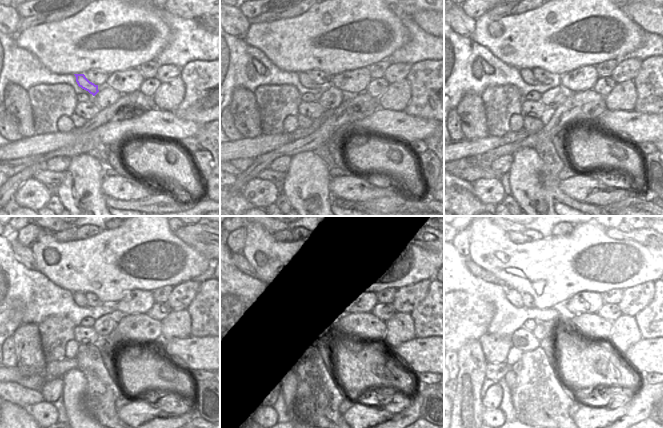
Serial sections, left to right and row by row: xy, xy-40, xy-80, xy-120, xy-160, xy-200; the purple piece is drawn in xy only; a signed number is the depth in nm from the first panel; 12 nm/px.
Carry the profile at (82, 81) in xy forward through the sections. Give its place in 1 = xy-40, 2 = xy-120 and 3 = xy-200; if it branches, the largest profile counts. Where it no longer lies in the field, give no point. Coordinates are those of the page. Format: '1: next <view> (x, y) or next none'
1: next xy-40 (306, 81)
2: next xy-120 (79, 298)
3: next xy-200 (515, 298)

